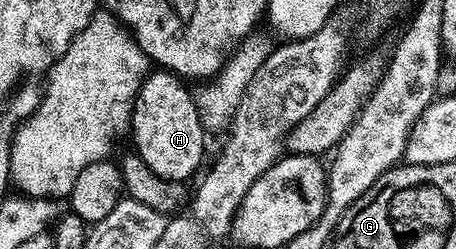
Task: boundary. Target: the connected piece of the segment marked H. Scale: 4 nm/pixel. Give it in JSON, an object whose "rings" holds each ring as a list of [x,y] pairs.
{"rings":[[[152,70],[144,78],[144,85],[132,107],[130,137],[136,143],[135,155],[164,179],[190,181],[204,160],[206,129],[196,109],[196,97],[181,77],[167,70]]]}

